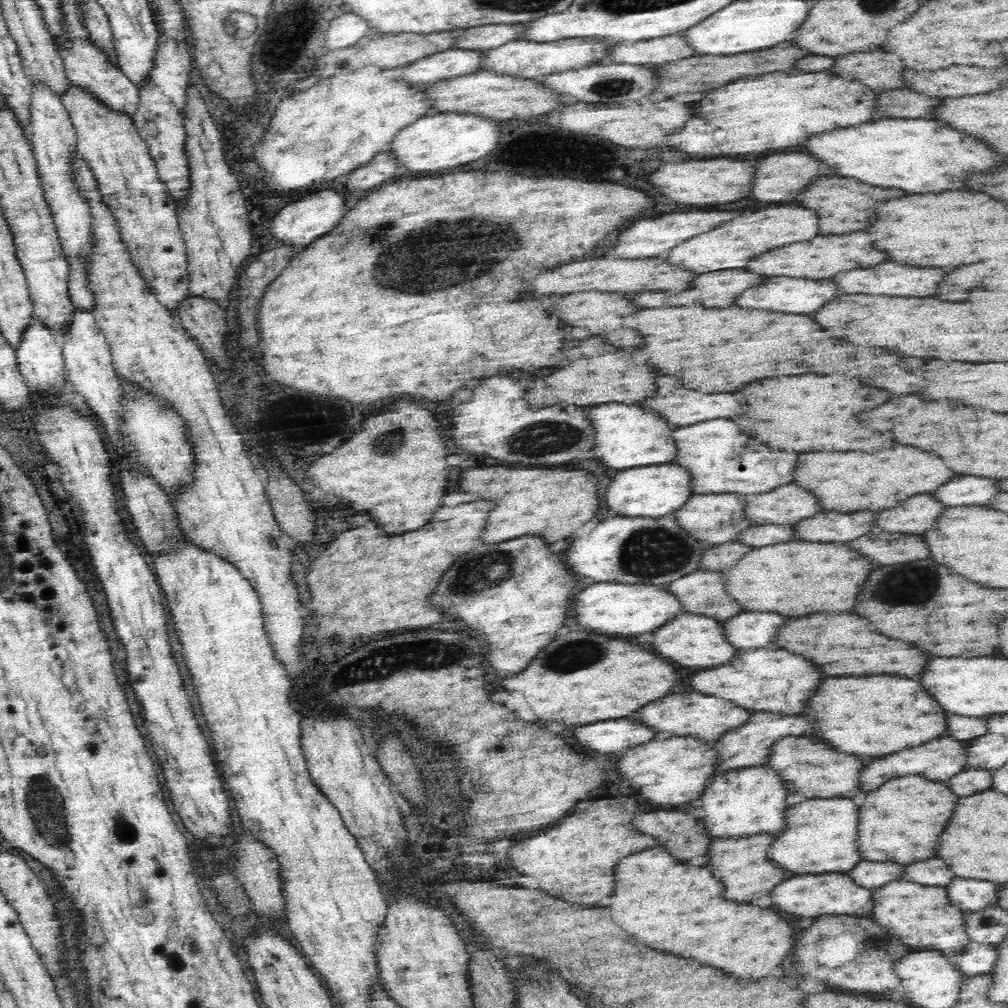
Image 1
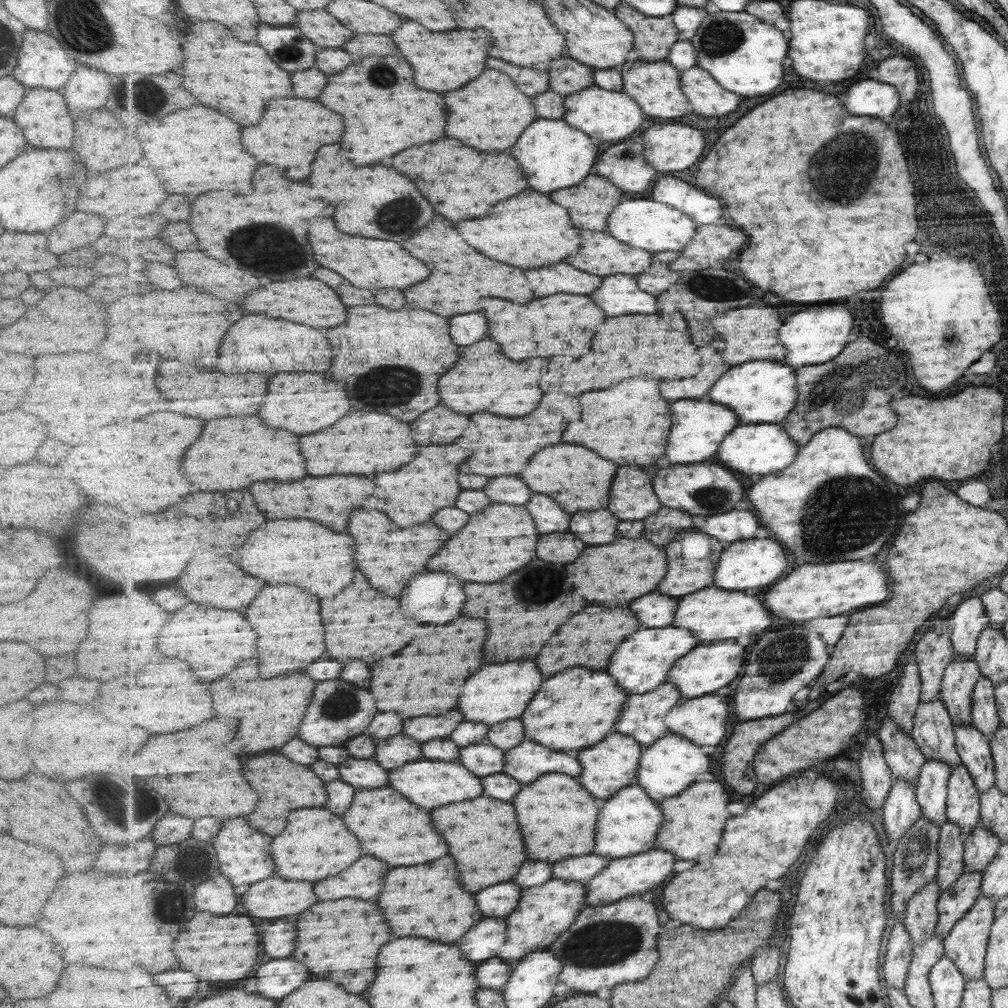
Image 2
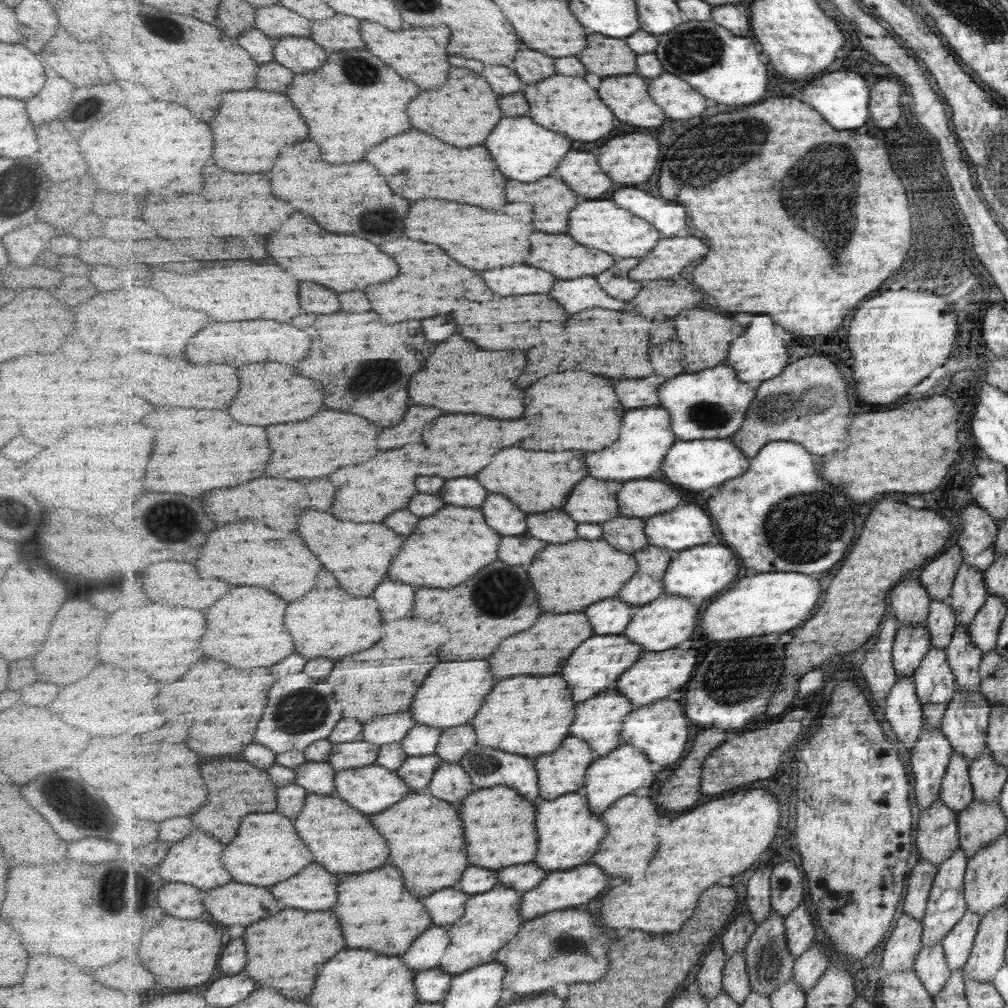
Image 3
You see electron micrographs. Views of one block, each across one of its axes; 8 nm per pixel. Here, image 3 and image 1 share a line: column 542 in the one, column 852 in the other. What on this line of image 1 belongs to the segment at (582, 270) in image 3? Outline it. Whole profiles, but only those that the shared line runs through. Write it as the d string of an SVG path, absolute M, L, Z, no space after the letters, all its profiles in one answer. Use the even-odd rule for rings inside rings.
M850 232L850 234L830 234L830 236L816 236L808 242L792 242L790 246L776 247L763 253L754 255L746 263L745 270L762 276L790 276L790 278L830 278L840 270L850 270L856 266L874 266L882 262L880 254L868 246L868 238L864 232Z

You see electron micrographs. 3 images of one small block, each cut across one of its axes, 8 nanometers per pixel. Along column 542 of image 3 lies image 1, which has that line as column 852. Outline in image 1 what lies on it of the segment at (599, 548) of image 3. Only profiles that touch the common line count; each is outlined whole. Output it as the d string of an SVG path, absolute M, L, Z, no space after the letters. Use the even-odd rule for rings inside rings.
M777 542L764 548L746 551L740 560L722 570L723 589L742 612L772 612L798 618L814 612L846 612L870 562L856 558L844 544L812 544L812 542Z

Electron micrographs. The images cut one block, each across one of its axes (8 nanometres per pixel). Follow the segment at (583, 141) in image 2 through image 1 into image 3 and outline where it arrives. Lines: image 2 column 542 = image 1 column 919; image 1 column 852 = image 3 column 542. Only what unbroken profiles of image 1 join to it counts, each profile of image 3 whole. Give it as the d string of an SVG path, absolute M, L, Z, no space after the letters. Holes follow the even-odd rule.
M503 118L499 126L495 128L495 134L485 142L485 146L491 150L493 158L499 162L499 168L507 178L519 180L519 182L537 182L545 176L551 176L559 162L565 158L567 152L571 152L571 140L563 134L557 134L553 130L547 130L539 126L533 118Z

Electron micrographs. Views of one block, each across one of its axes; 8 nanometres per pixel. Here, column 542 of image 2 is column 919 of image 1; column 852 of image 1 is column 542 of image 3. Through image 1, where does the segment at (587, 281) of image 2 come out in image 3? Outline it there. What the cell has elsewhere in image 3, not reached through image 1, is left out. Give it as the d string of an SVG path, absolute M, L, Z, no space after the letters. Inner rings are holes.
M509 266L501 270L485 270L483 280L493 292L501 296L517 294L549 294L557 282L557 277L547 270L535 266Z

